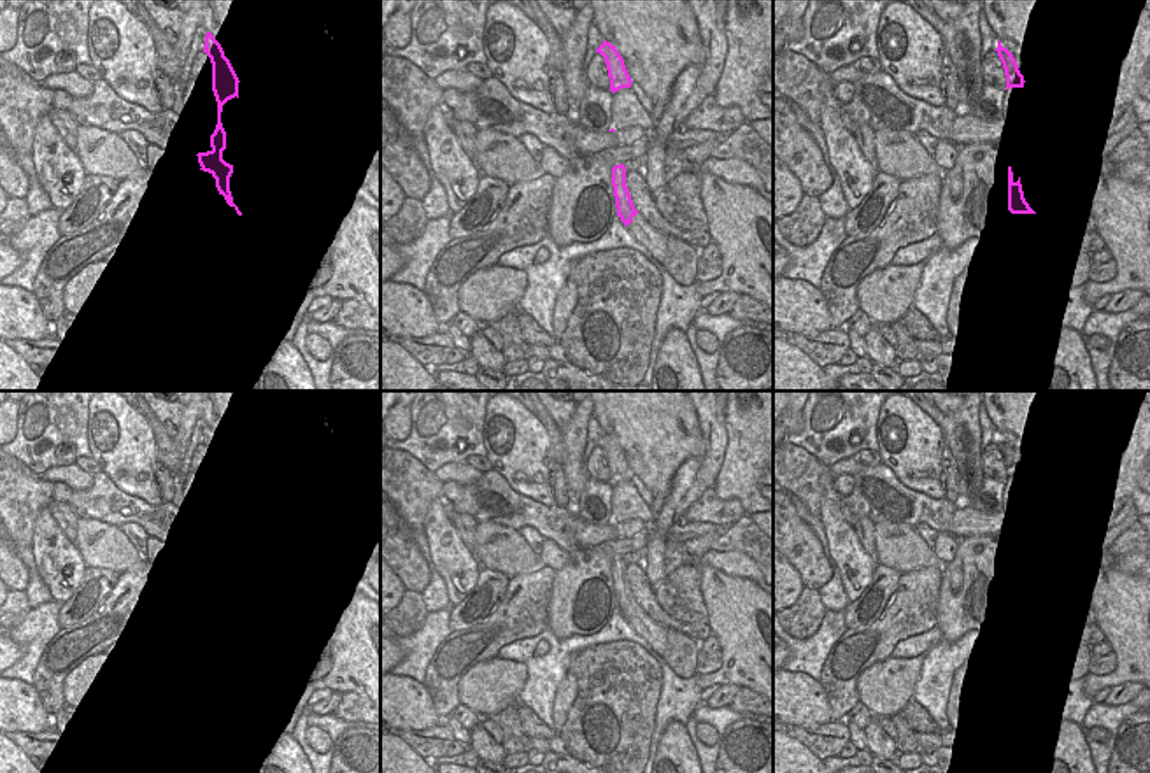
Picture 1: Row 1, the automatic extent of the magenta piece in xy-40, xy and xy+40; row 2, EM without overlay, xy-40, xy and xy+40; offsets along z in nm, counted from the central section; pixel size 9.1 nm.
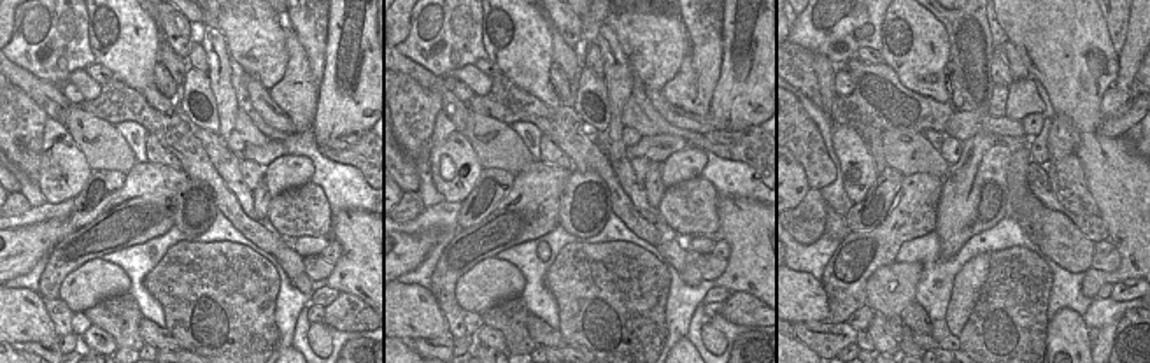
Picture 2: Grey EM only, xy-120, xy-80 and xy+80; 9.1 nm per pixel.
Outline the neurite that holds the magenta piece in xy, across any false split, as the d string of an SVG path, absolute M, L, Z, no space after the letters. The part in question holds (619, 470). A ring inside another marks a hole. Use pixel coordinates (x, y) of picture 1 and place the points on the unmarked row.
M603 433L603 436L596 442L596 445L600 445L605 450L608 470L610 470L610 484L615 486L622 480L631 480L633 473L615 438Z

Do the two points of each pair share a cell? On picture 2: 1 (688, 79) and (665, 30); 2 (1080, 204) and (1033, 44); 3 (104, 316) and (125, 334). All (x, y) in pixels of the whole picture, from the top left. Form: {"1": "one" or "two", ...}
{"1": "two", "2": "two", "3": "one"}

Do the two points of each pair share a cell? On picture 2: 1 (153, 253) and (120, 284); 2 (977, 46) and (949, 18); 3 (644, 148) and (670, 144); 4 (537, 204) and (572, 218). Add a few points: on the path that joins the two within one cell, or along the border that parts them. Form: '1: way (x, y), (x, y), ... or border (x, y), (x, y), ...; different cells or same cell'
1: border (100, 258), (116, 263), (125, 272), (130, 291); different cells
2: way (970, 37), (968, 30), (958, 23); same cell
3: way (651, 148), (663, 144); same cell
4: border (568, 172), (560, 199), (558, 223); different cells

